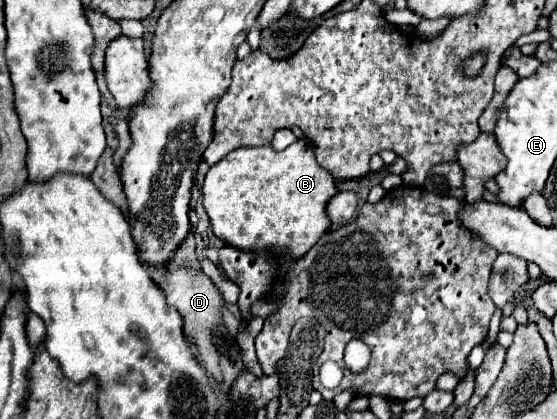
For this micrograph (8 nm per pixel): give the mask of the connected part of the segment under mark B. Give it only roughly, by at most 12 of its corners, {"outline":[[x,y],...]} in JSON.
{"outline":[[306,139],[210,167],[212,231],[300,259],[338,193]]}

